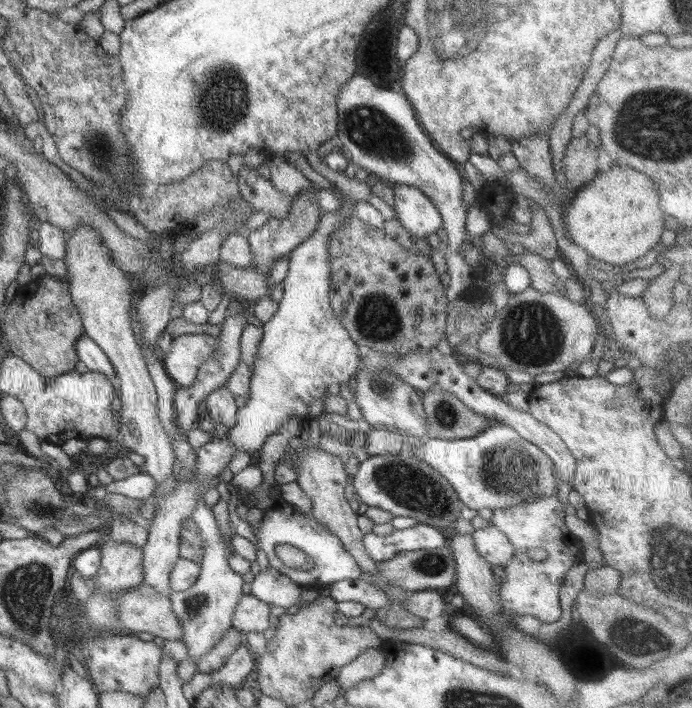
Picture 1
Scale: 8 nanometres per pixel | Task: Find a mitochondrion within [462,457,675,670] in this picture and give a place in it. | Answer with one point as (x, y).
(633, 638)

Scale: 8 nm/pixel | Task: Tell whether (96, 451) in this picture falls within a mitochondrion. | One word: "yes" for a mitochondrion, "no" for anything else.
no

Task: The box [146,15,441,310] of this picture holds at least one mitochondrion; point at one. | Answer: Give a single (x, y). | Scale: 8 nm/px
(223, 94)

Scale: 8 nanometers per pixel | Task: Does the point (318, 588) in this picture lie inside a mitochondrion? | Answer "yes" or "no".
no

